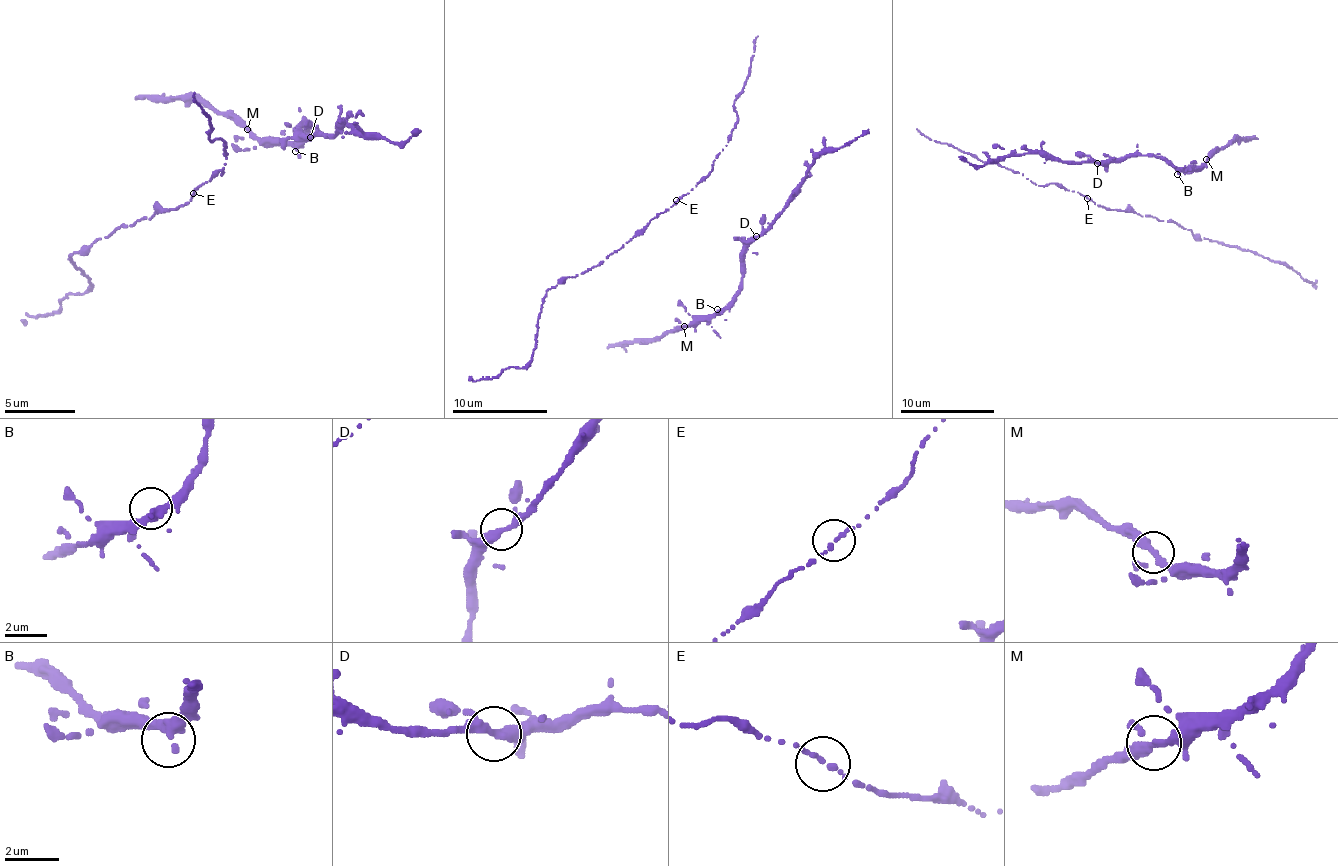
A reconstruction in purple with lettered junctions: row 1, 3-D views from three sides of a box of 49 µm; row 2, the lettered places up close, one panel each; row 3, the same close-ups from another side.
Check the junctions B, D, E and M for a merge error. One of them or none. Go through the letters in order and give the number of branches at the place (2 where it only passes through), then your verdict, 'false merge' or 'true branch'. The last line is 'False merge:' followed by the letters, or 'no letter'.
B: 3 | true branch
D: 3 | true branch
E: 2 | true branch
M: 3 | true branch
False merge: no letter

